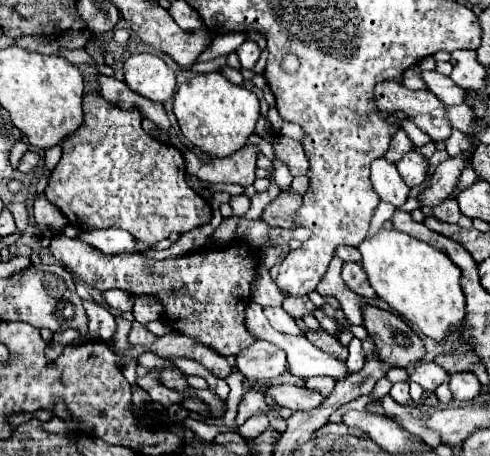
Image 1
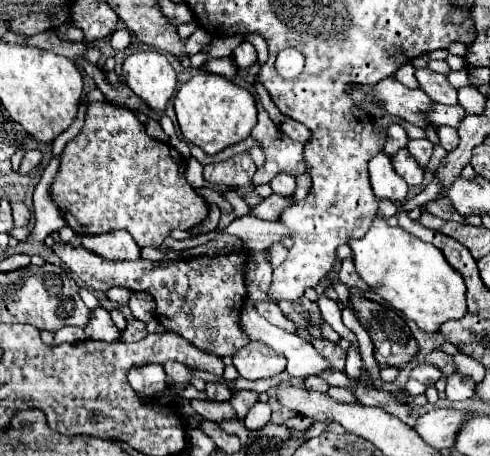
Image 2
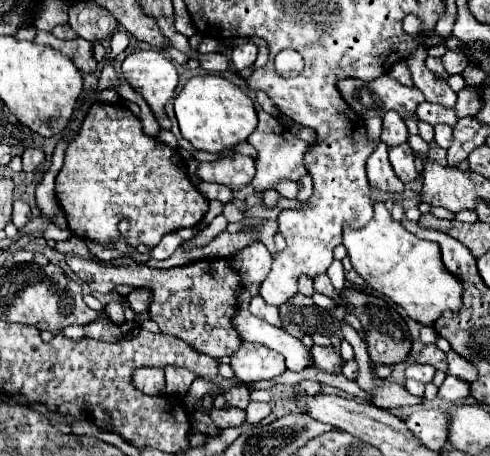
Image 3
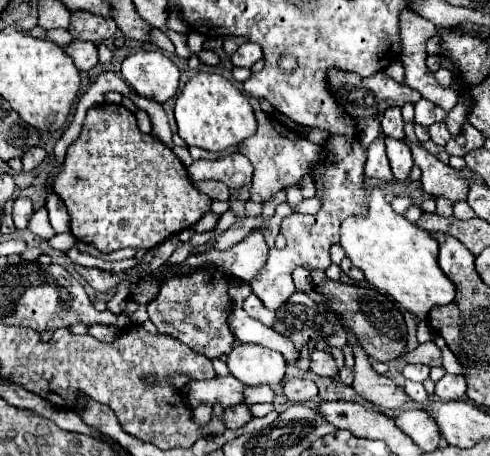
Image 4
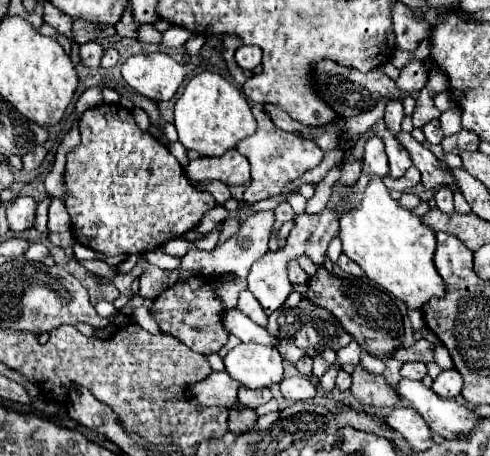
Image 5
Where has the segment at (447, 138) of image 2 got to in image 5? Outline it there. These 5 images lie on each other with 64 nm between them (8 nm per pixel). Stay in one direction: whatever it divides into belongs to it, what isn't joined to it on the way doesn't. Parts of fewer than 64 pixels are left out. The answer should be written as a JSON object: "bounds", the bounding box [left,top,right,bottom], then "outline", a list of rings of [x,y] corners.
{"bounds":[422,120,444,144],"outline":[[[438,120],[428,122],[422,130],[424,130],[426,140],[428,140],[430,144],[440,144],[440,142],[442,142],[442,138],[444,138],[444,134],[442,134],[442,130],[440,130],[440,122],[438,122]]]}

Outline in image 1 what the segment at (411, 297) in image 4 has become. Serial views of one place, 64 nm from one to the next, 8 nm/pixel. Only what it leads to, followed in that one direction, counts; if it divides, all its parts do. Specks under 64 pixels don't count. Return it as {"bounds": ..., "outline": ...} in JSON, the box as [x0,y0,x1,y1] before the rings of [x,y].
{"bounds":[358,228,466,342],"outline":[[[380,228],[380,232],[358,246],[362,254],[362,268],[376,294],[390,304],[400,316],[418,326],[428,338],[444,342],[456,332],[466,316],[464,292],[460,288],[460,268],[448,260],[440,250],[410,238],[408,234]]]}

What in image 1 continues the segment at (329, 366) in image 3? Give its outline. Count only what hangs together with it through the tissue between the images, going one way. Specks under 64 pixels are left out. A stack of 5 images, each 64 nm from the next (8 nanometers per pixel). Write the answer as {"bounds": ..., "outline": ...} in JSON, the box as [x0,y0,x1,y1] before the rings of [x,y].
{"bounds":[306,328,348,360],"outline":[[[318,328],[318,330],[306,330],[306,338],[308,338],[314,346],[318,346],[320,350],[332,352],[338,360],[346,360],[346,358],[348,358],[348,348],[342,346],[336,336],[330,336],[330,334],[328,334],[326,330],[322,330],[322,328]]]}

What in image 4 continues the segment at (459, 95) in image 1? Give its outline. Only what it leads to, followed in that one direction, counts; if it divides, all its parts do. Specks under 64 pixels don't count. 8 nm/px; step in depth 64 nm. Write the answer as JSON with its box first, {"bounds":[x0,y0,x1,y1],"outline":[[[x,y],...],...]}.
{"bounds":[400,10,458,112],"outline":[[[404,10],[400,14],[400,36],[402,36],[402,46],[404,46],[404,52],[402,52],[402,64],[406,68],[406,86],[418,90],[426,100],[434,102],[436,106],[440,106],[442,110],[450,112],[456,102],[458,102],[458,94],[452,90],[452,88],[444,88],[436,82],[434,74],[426,68],[426,40],[432,38],[436,34],[436,26],[432,22],[428,22],[426,18],[422,18],[420,14],[416,14],[414,10]]]}

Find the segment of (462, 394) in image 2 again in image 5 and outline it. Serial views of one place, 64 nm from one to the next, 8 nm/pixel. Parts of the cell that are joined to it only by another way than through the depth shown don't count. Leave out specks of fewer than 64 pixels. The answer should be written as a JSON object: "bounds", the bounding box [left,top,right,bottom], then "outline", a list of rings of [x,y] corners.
{"bounds":[432,370,462,398],"outline":[[[444,370],[436,380],[432,390],[440,396],[440,398],[456,398],[462,392],[462,374],[458,370]]]}

